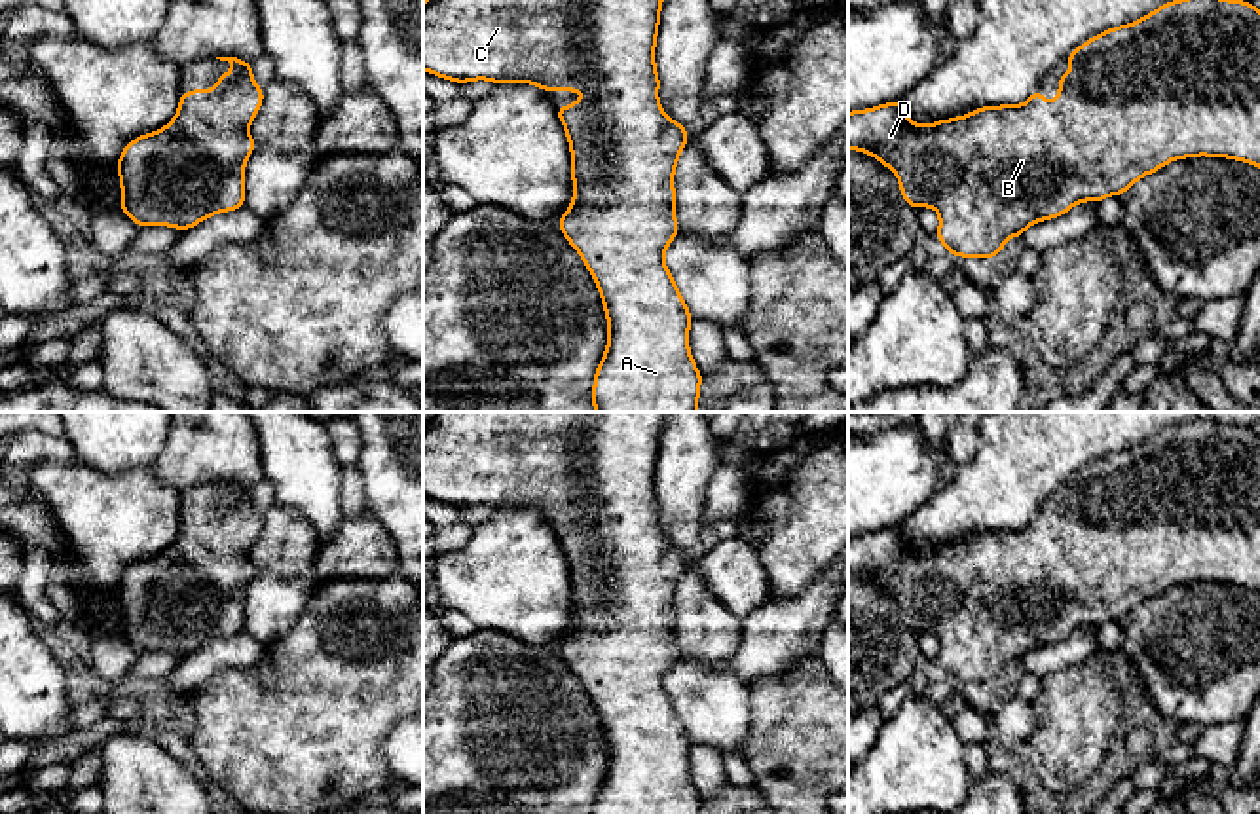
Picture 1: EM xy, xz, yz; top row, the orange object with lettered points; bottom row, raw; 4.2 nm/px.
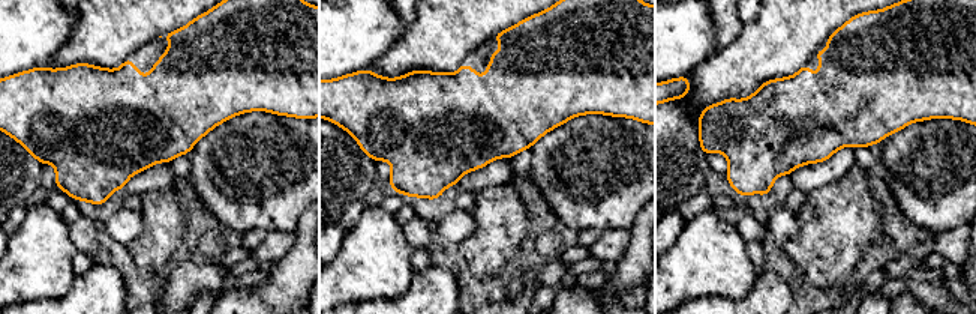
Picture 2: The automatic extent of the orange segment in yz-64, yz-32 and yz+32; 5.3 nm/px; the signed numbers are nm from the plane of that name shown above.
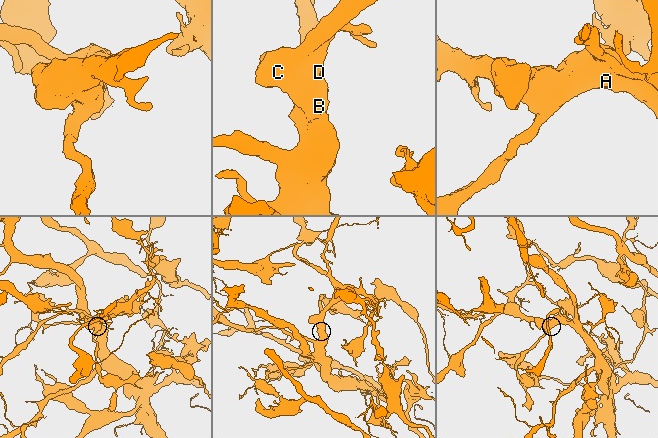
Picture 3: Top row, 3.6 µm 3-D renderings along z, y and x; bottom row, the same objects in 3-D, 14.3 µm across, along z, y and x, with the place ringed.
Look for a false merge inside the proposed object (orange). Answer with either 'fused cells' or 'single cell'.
single cell

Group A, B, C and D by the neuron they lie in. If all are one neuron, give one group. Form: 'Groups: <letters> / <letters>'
Groups: A B C D

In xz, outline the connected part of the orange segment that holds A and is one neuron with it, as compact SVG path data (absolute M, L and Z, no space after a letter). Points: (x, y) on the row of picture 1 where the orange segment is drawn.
M425 0L423 70L467 83L533 83L543 91L584 91L556 114L571 150L573 201L558 218L564 237L579 252L603 302L609 336L596 368L594 412L698 412L702 374L689 351L691 313L664 264L664 250L679 233L676 220L676 163L687 144L685 125L664 114L655 65L664 0Z

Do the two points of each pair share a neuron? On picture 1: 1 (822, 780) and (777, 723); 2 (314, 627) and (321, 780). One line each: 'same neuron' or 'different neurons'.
1: same neuron
2: same neuron

